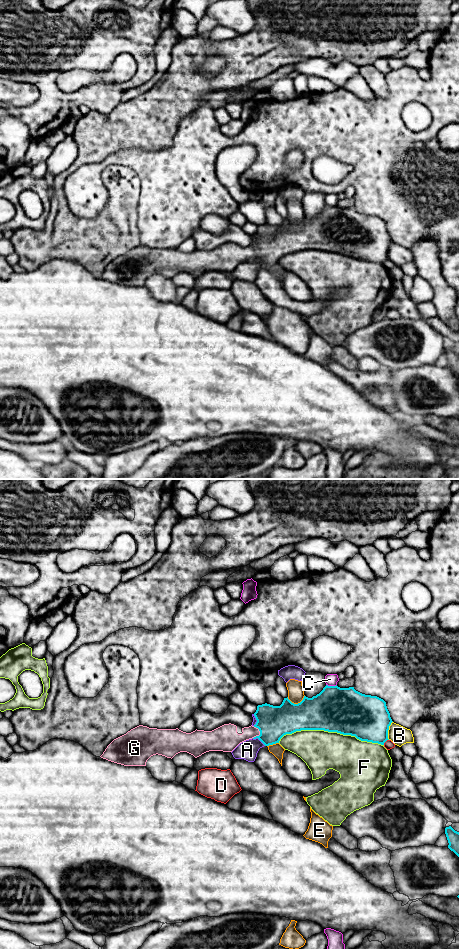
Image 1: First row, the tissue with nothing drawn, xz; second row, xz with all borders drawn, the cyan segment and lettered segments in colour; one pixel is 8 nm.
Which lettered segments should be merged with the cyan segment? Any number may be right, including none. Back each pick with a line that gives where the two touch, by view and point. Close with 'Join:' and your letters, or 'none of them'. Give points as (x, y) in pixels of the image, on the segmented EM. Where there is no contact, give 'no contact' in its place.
G: meets cyan in xz at (260, 733)
Join: G

